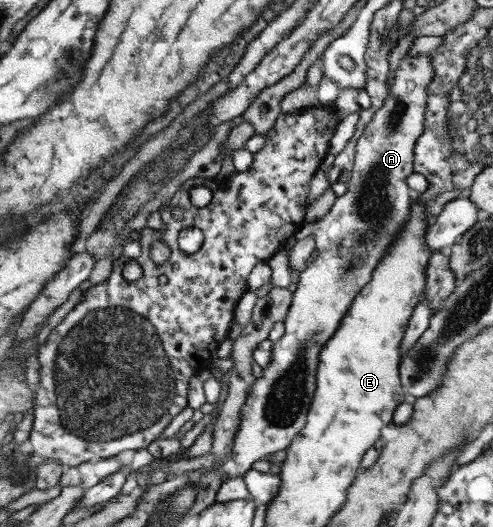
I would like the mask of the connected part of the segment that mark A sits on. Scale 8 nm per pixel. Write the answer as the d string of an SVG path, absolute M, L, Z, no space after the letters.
M435 52L422 53L414 56L406 55L402 59L397 70L395 83L391 88L390 95L383 107L376 112L371 123L366 127L365 133L362 135L361 139L359 139L359 145L357 147L357 161L355 161L355 169L353 170L353 177L350 188L347 190L347 194L337 198L331 211L323 219L314 222L313 224L307 222L306 226L303 227L301 236L313 235L316 238L318 244L316 251L318 255L309 267L309 270L301 273L300 282L296 287L294 287L294 303L291 307L291 311L289 311L287 321L285 321L287 333L283 339L275 342L275 356L273 364L269 368L264 369L263 377L260 377L255 381L253 391L251 391L251 395L249 395L249 399L247 399L247 405L243 407L243 415L241 415L243 416L243 423L241 423L241 429L239 429L239 433L237 433L237 439L235 439L235 447L233 449L233 451L235 451L234 460L237 463L240 475L246 475L249 470L252 470L253 465L255 465L255 461L261 461L261 459L273 457L273 455L275 455L275 453L279 453L279 451L287 451L295 441L295 438L297 438L298 435L301 435L302 431L306 429L310 419L311 407L313 407L315 395L317 395L320 364L322 363L322 354L327 343L330 343L330 341L335 337L335 334L337 334L339 329L341 329L343 320L345 320L347 315L350 314L351 307L356 303L359 295L362 295L362 292L366 290L372 282L374 282L375 271L378 270L381 263L390 253L390 250L397 244L397 241L399 241L400 238L399 236L401 236L403 231L408 227L408 224L414 215L413 206L415 204L416 193L411 189L411 185L409 185L409 177L416 172L416 150L418 149L419 138L423 137L423 134L426 133L427 110L430 107L431 97L430 87L433 85L433 82L435 82L436 77L438 77L438 72L437 69L435 69Z

